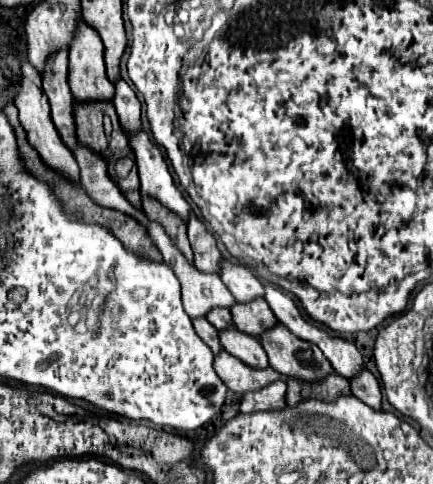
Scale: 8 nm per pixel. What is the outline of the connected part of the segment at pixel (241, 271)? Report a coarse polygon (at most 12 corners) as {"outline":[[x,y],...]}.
{"outline":[[223,260],[221,280],[237,302],[265,296],[243,264]]}

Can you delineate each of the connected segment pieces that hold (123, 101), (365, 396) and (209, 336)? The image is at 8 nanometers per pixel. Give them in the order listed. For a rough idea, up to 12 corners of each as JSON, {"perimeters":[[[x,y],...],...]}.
{"perimeters":[[[127,82],[115,84],[121,128],[141,128],[141,102]],[[369,370],[351,380],[353,396],[381,410],[381,388]],[[205,318],[193,320],[199,338],[219,354],[217,332]]]}

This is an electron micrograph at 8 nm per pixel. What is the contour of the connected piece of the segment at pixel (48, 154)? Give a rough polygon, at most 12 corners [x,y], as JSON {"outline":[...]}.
{"outline":[[25,62],[15,106],[45,166],[79,182],[71,150],[49,116],[39,72]]}

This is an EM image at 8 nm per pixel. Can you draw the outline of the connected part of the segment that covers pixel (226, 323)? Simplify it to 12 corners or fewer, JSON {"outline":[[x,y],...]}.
{"outline":[[213,308],[209,320],[217,330],[235,326],[227,308]]}

